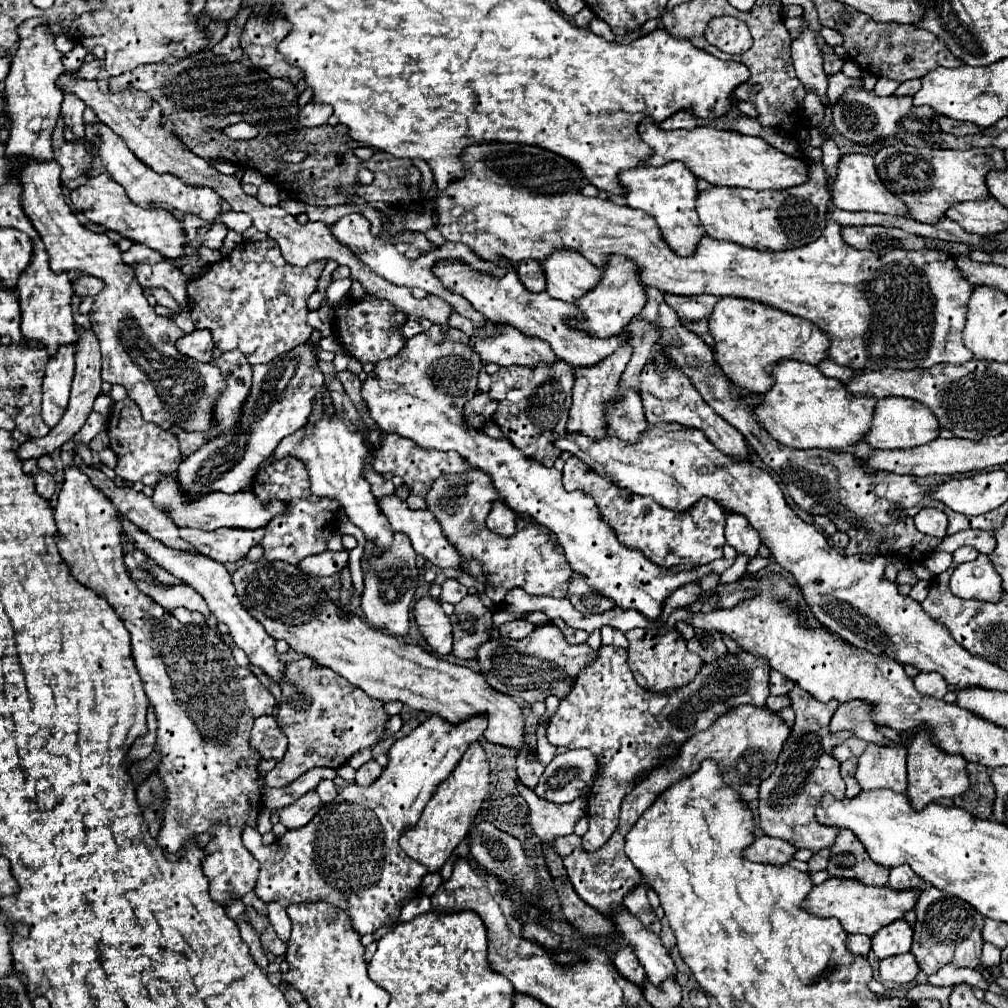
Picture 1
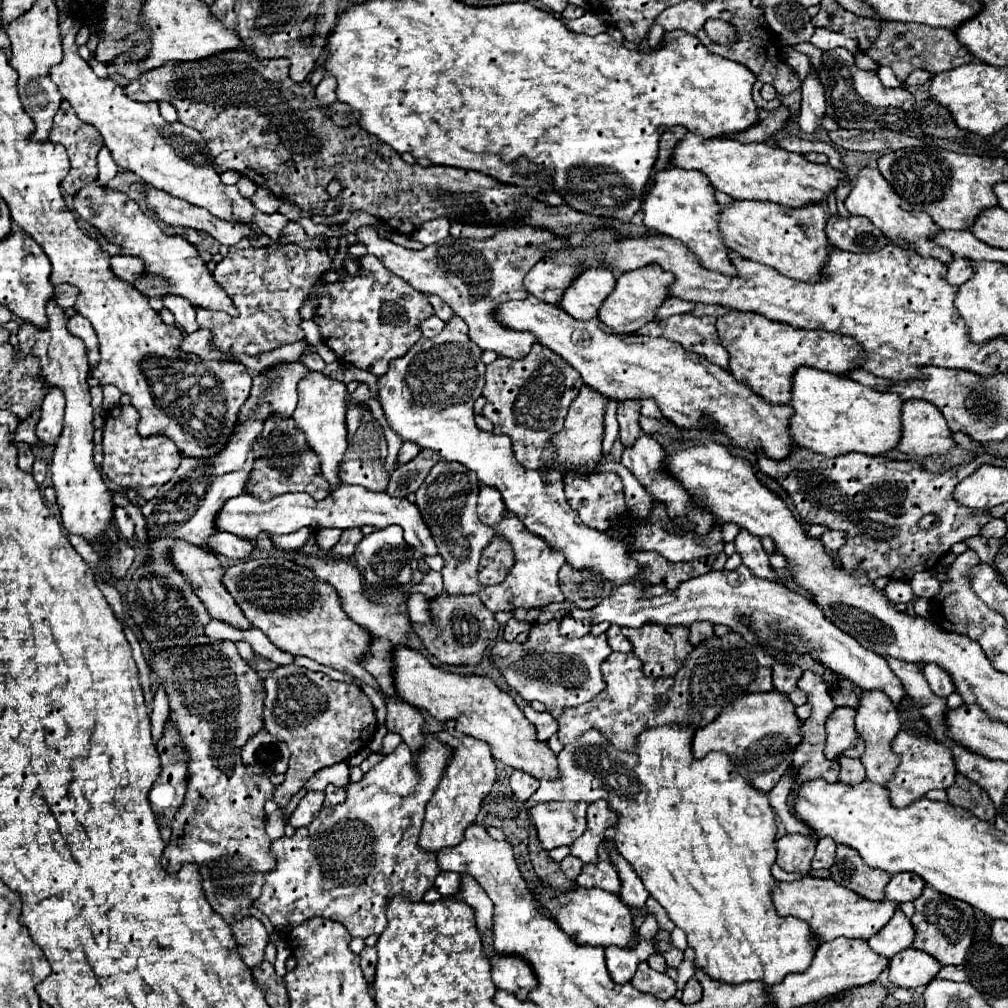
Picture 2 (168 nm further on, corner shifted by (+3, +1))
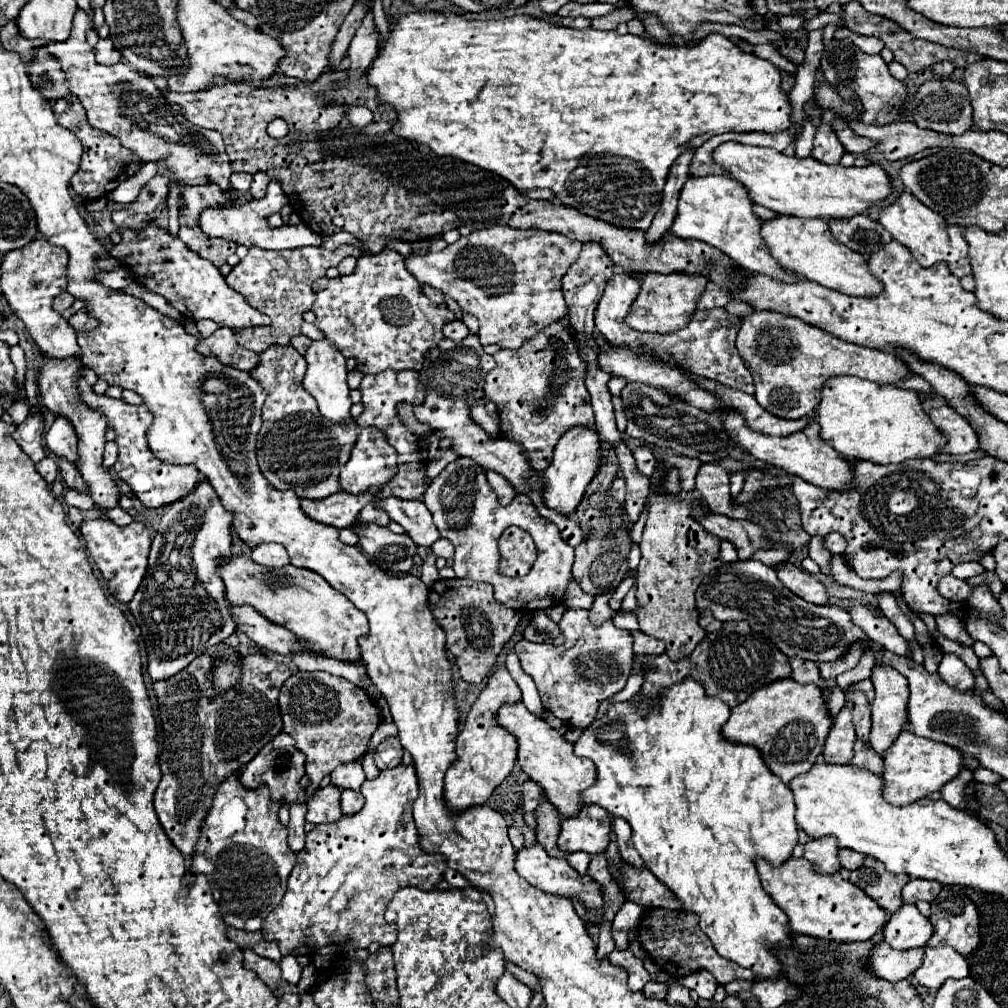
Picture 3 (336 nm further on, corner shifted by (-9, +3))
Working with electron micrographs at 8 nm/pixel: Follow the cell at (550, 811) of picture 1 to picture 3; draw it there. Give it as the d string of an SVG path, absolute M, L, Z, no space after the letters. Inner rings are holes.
M586 804L576 818L562 820L558 848L564 852L604 854L610 830L610 814L596 804Z

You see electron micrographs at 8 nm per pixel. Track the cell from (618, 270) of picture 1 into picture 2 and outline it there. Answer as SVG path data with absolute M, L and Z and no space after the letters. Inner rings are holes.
M648 264L638 270L630 270L618 276L616 286L612 294L604 300L604 304L598 310L598 320L602 320L608 328L614 330L614 334L632 334L644 324L652 322L654 310L666 300L668 296L668 286L674 282L674 274L664 272L656 264Z

